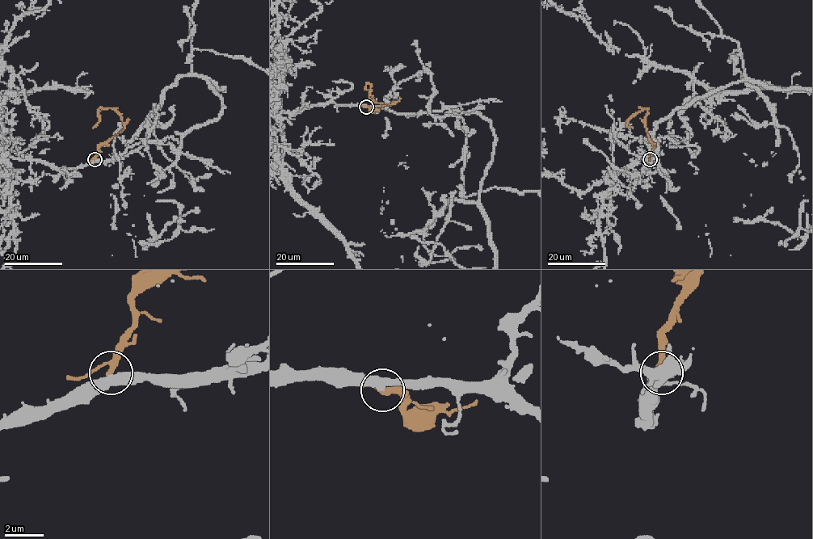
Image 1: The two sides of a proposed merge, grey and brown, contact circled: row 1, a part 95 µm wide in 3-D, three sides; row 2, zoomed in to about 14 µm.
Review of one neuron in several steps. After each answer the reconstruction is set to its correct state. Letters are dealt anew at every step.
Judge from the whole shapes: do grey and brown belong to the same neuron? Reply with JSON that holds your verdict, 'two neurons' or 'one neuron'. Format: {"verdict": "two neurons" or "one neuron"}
{"verdict": "one neuron"}

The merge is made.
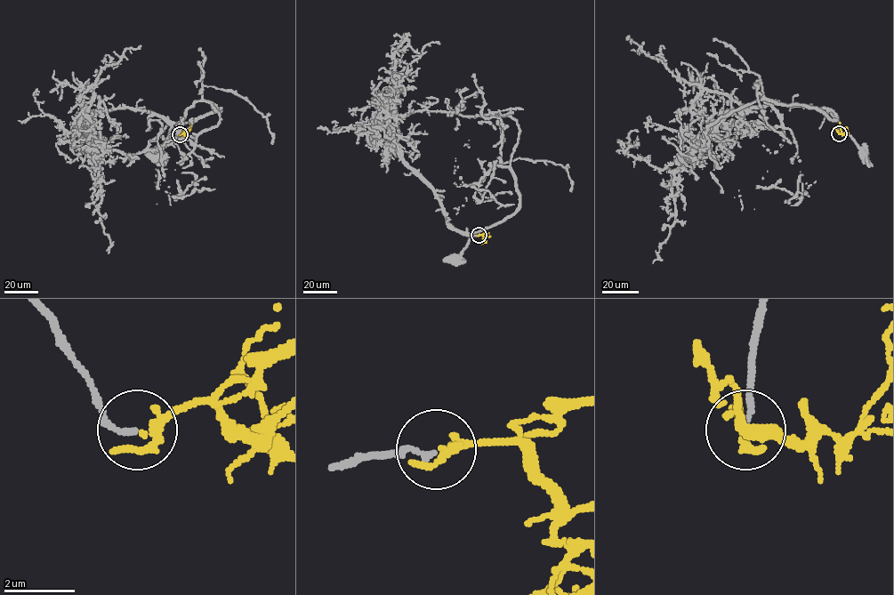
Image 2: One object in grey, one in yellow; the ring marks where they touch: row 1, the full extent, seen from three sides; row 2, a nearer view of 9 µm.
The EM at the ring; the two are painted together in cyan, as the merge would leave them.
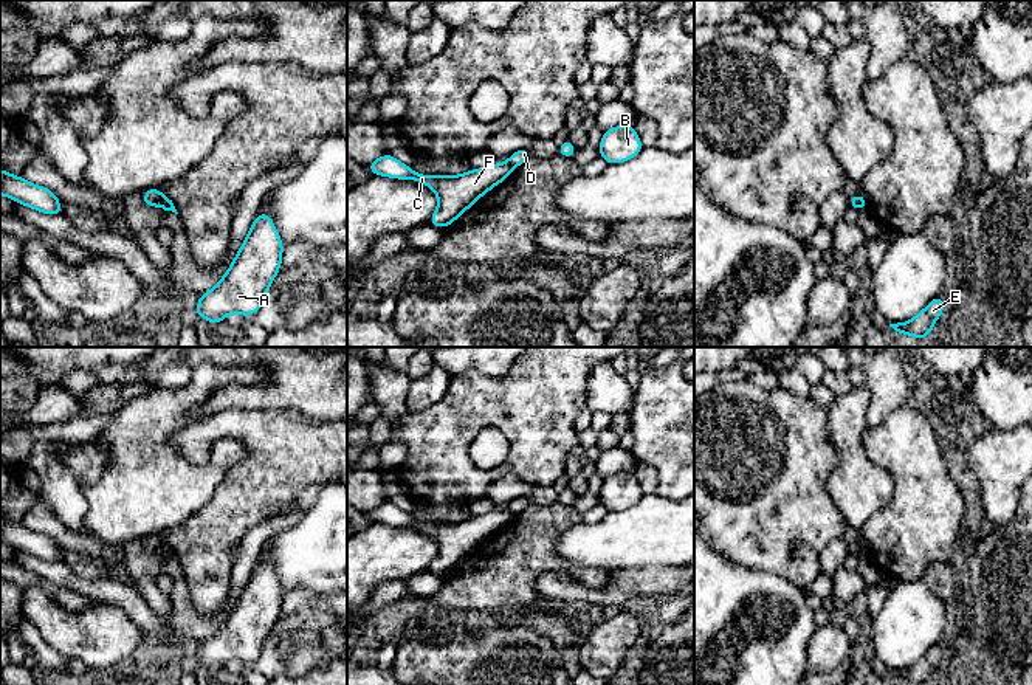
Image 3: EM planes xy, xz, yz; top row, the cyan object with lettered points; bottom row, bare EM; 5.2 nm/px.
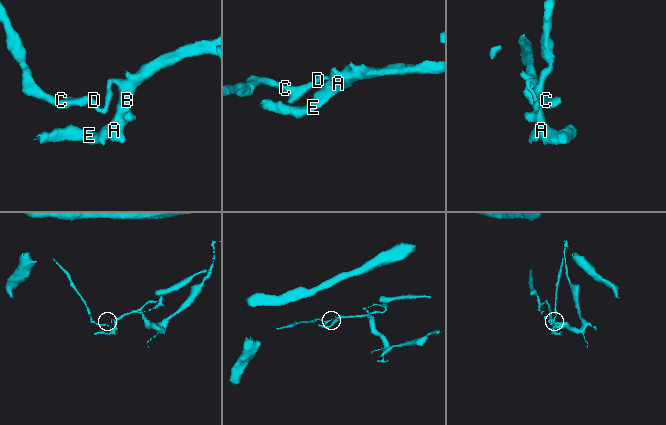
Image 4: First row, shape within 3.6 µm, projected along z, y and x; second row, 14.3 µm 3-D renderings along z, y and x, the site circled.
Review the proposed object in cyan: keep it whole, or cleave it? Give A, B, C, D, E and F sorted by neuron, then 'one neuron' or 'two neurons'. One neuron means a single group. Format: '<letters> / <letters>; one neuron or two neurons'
A B D E / C F; two neurons

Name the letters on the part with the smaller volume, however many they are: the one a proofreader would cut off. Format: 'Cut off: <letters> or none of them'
Cut off: A, B, D, E

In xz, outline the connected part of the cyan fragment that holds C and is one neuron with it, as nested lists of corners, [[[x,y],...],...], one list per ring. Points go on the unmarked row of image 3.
[[[384,501],[366,515],[372,522],[412,527],[432,536],[439,552],[428,570],[443,577],[513,519],[508,510],[494,510],[460,522],[426,522],[414,519],[390,501]]]

